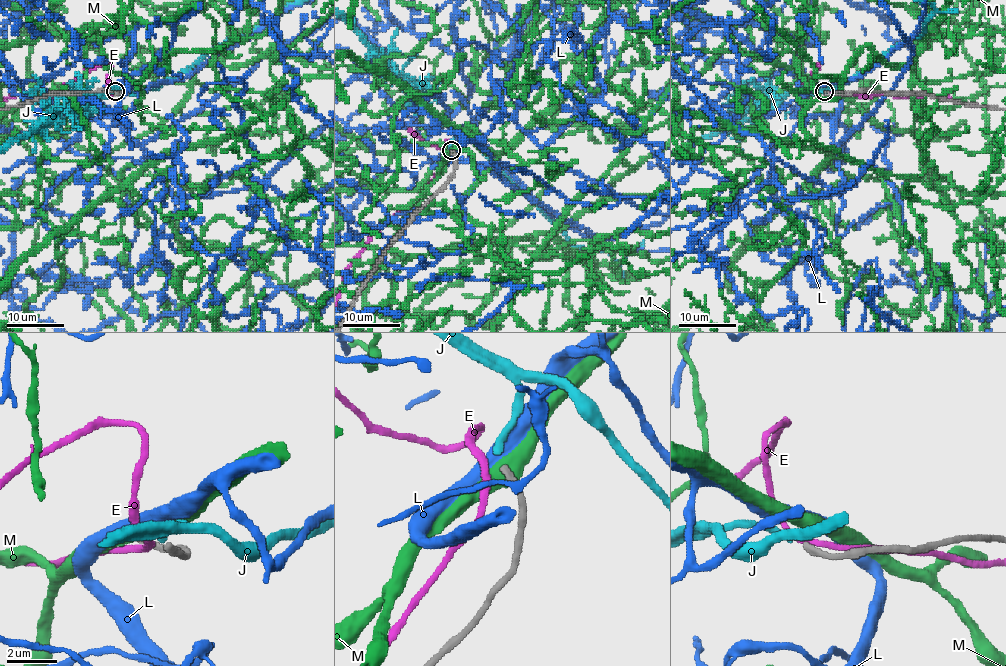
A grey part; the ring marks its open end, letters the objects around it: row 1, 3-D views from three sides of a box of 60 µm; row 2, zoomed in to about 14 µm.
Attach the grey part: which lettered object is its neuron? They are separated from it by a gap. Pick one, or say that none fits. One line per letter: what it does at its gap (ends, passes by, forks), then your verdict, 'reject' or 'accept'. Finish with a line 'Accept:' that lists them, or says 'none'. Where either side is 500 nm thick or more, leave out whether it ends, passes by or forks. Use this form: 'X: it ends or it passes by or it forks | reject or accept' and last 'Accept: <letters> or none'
E: it passes by | reject
J: it ends | accept
L: reject
M: reject
Accept: J

